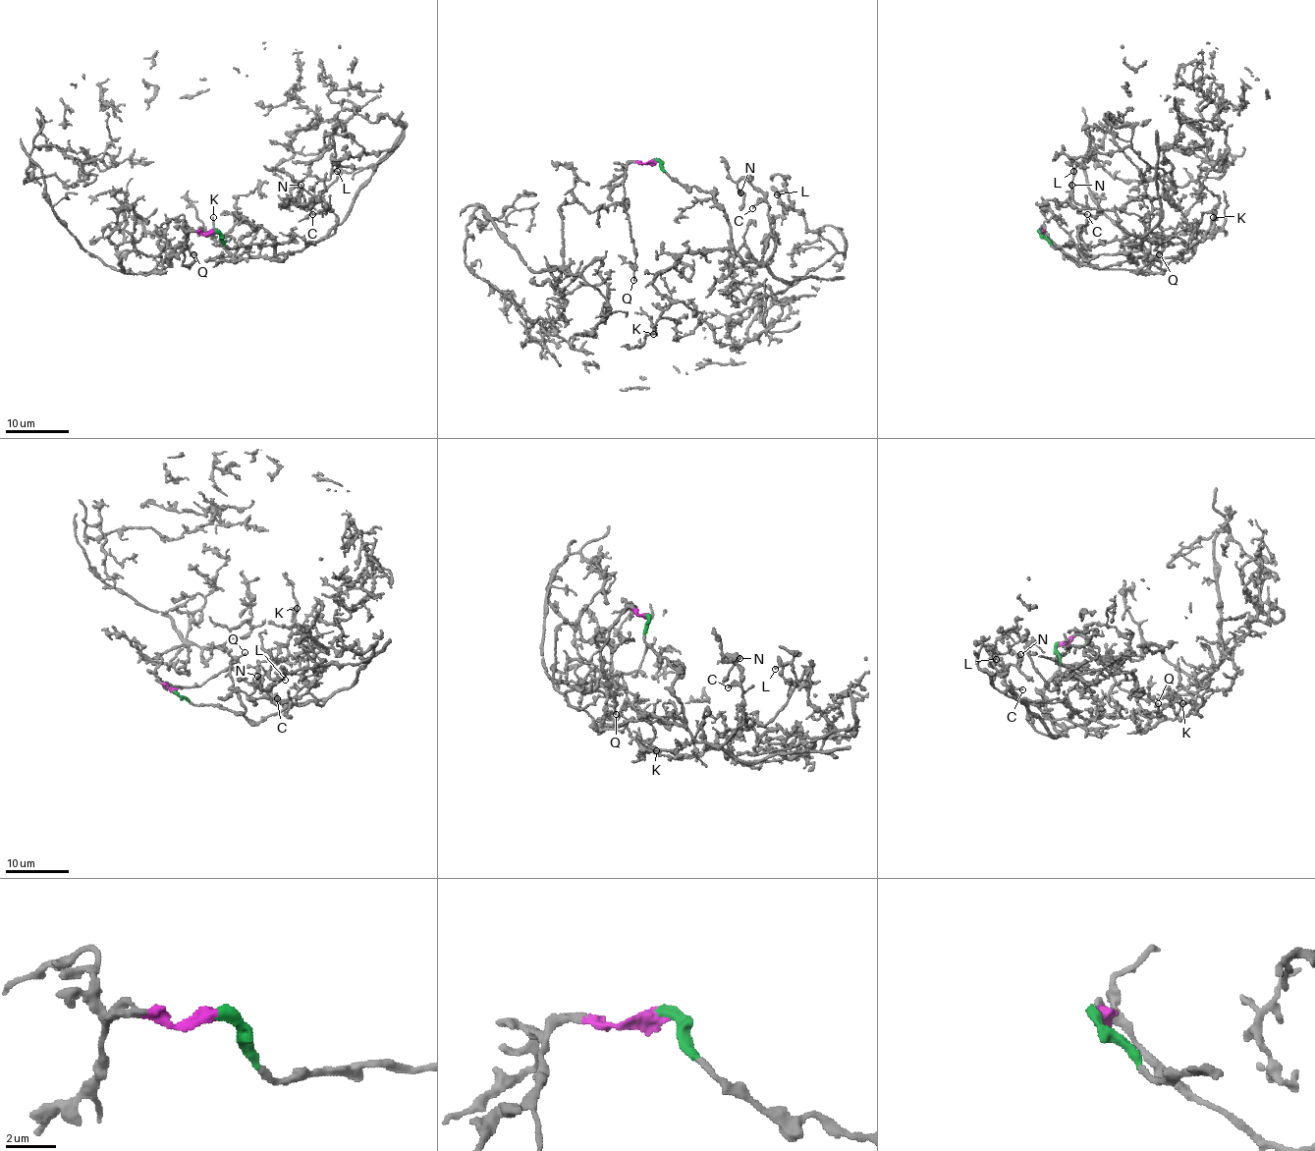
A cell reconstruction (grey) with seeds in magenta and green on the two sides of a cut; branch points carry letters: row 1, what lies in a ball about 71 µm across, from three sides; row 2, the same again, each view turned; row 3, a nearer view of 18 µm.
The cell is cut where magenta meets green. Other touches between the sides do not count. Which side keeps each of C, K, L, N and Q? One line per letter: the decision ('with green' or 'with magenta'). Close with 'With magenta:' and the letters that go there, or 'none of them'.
C: with green
K: with green
L: with green
N: with green
Q: with magenta
With magenta: Q

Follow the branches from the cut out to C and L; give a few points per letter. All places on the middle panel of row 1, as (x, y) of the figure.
C: (655, 161), (711, 193), (732, 247), (745, 261), (765, 261), (776, 241), (768, 204), (752, 207)
L: (655, 161), (711, 193), (748, 261), (803, 212), (778, 194)

